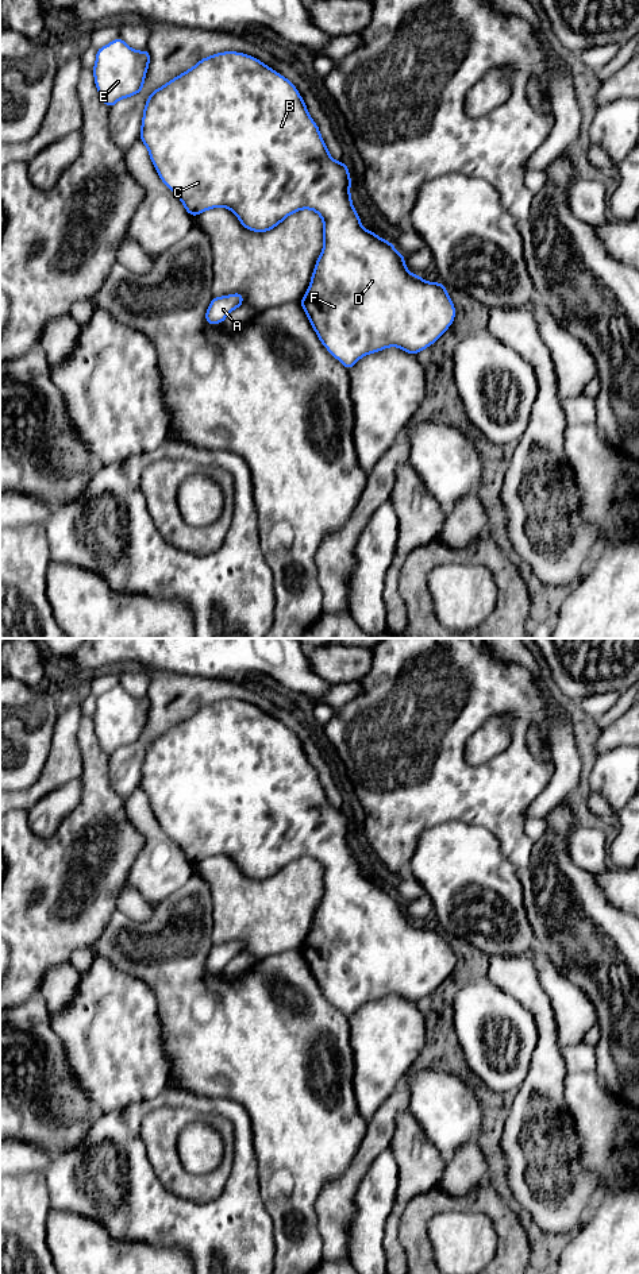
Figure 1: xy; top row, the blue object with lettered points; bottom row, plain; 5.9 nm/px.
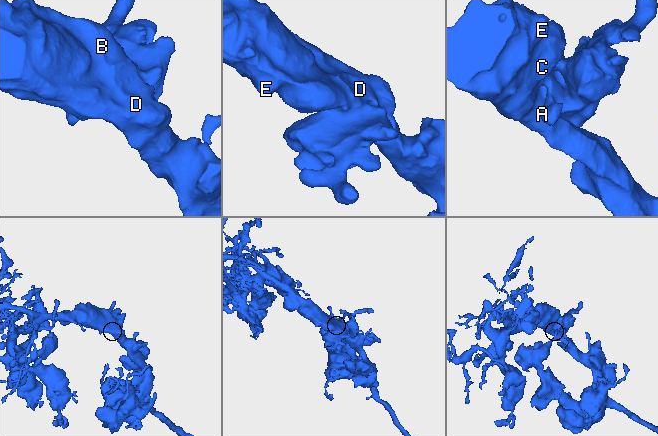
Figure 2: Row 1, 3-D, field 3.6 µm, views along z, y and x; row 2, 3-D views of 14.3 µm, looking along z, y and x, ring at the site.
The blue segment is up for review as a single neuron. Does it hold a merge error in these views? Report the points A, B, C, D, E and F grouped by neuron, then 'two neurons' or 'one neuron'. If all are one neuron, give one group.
A B C D E F; one neuron

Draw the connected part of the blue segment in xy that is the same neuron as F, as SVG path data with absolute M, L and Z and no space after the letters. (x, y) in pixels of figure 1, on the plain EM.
M236 699L218 700L200 707L193 715L149 742L149 748L143 757L139 787L147 795L150 807L162 830L181 848L186 860L193 865L208 857L224 854L235 861L242 875L254 880L267 880L276 876L289 862L301 857L315 858L322 865L323 897L312 919L311 931L300 951L322 992L347 1018L350 1018L365 1003L370 1003L389 995L399 995L411 1003L416 1003L434 992L454 970L455 954L446 939L447 935L440 930L428 930L420 923L412 922L405 914L404 903L393 895L392 889L384 888L373 879L366 879L363 876L359 864L353 854L350 842L351 823L346 811L335 808L330 803L319 775L308 761L307 753L297 736L288 726L282 725L259 707Z

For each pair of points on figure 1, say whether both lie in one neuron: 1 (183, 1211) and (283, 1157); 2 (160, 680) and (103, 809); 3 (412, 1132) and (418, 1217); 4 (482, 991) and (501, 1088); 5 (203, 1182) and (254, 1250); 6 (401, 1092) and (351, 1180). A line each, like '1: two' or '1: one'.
1: two
2: two
3: two
4: one
5: two
6: one

